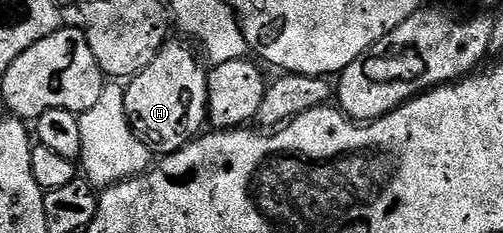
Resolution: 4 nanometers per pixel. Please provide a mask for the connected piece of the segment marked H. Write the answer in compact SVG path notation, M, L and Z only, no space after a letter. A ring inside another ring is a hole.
M172 39L135 76L130 77L123 108L127 111L126 123L145 141L148 149L158 144L175 144L186 148L204 131L203 123L209 120L207 111L207 78L190 43ZM187 43L187 44L182 44ZM203 128L203 129L202 129Z

